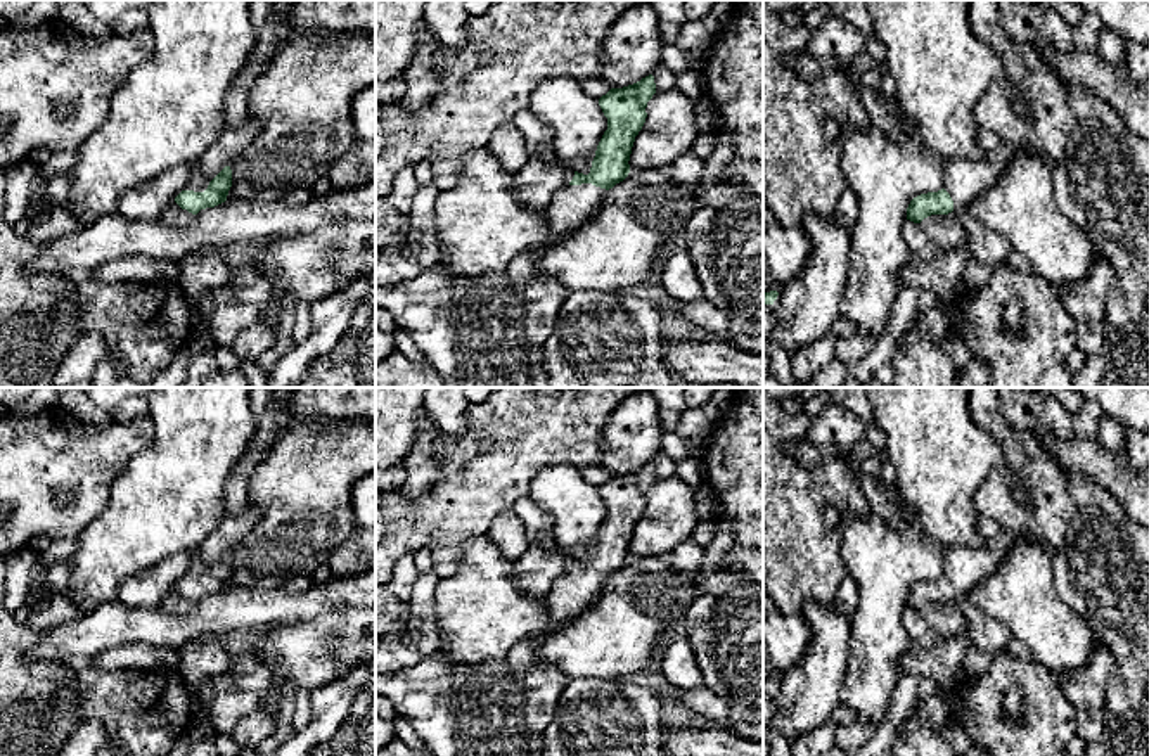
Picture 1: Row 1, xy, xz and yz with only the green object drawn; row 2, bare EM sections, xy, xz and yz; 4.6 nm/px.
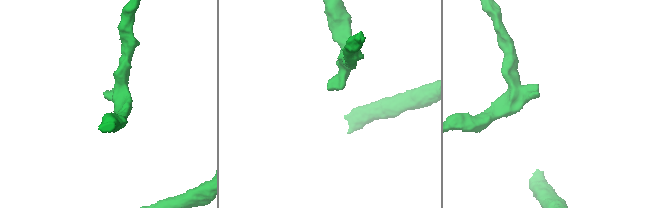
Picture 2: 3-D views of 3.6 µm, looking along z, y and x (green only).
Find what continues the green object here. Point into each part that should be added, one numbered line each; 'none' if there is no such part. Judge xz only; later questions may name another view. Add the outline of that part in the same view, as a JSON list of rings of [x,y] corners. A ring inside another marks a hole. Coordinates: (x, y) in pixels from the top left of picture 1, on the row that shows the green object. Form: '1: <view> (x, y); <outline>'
1: xz (487, 331); [[[592,183],[568,185],[549,204],[549,240],[535,251],[516,256],[504,272],[485,272],[474,277],[453,277],[440,266],[426,268],[415,279],[395,287],[376,282],[376,306],[393,317],[398,329],[407,332],[433,368],[443,379],[445,388],[550,388],[542,367],[542,349],[559,318],[559,310],[568,298],[568,289],[554,277],[538,270],[543,251],[581,227],[602,204],[606,189]]]

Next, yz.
1: yz (964, 180); [[[1002,142],[998,149],[988,151],[983,159],[950,161],[947,166],[943,189],[953,201],[953,211],[967,211],[969,204],[1002,176],[1009,161],[1019,152],[1037,156],[1037,152],[1030,145],[1012,145]]]

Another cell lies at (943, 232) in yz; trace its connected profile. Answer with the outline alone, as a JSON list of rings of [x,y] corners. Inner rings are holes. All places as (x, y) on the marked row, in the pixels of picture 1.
[[[957,213],[931,215],[921,223],[933,251],[960,249],[967,244],[967,232],[957,221]]]

